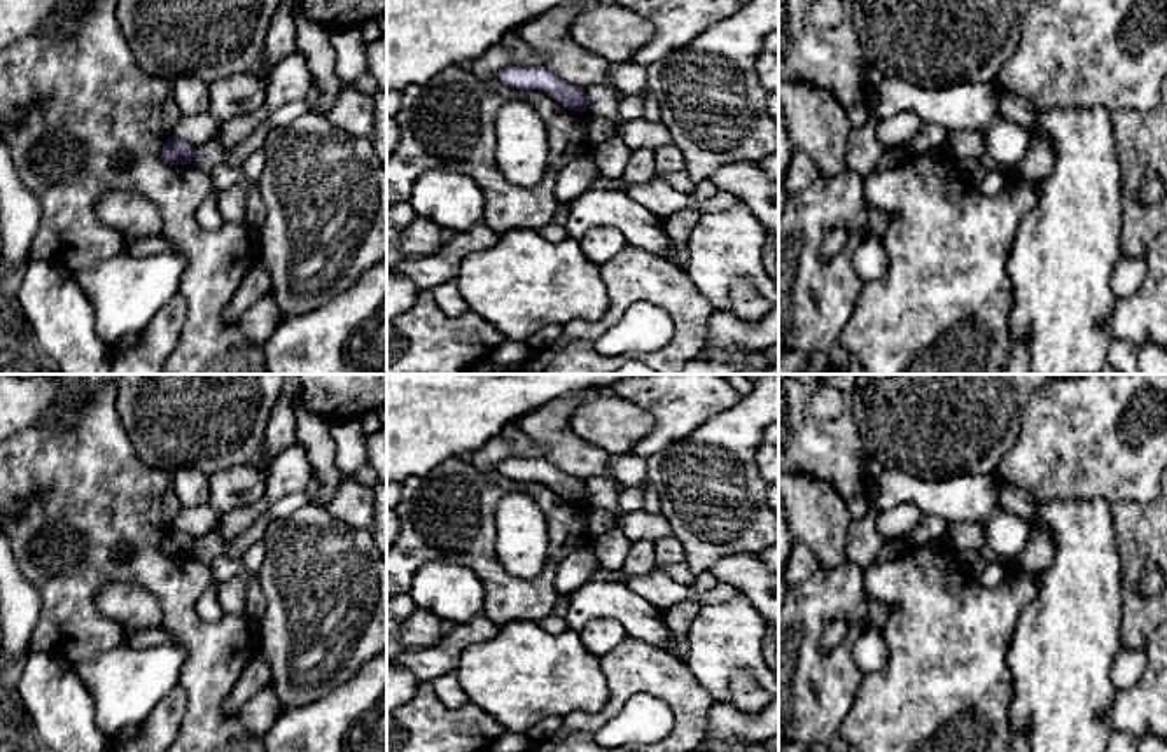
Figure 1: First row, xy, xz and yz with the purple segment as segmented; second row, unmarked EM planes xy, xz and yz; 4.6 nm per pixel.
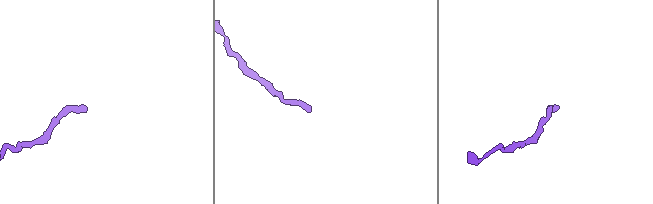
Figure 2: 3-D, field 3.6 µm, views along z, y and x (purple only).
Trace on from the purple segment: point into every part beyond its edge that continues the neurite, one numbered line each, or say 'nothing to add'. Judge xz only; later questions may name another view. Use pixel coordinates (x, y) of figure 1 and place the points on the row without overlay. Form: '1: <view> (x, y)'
nothing to add

